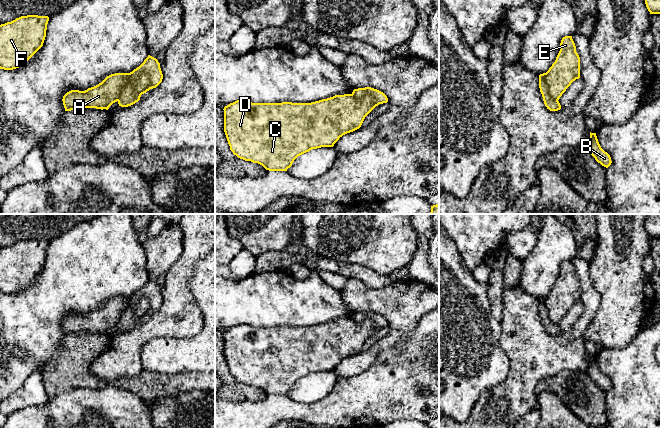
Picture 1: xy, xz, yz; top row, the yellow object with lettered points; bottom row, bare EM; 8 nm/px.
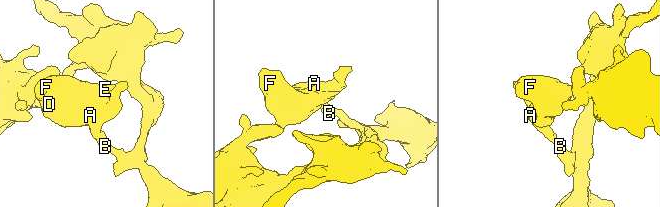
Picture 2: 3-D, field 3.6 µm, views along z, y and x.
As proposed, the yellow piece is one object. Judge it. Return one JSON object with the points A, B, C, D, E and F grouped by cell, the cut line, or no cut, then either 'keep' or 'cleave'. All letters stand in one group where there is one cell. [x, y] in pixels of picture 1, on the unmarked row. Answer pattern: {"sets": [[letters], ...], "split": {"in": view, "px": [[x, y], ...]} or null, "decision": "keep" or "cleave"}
{"sets": [["A", "C", "D", "E", "F"], ["B"]], "split": {"in": "xy", "px": [[144, 297], [135, 305], [135, 315], [138, 318]]}, "decision": "cleave"}

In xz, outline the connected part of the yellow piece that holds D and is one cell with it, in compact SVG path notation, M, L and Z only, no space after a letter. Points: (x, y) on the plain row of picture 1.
M352 318L335 319L333 321L322 323L319 325L311 327L292 327L292 326L282 326L282 327L252 327L247 324L237 324L233 327L224 331L224 356L230 370L230 374L238 382L245 385L251 385L253 387L258 387L262 389L266 394L269 395L287 395L288 392L292 390L294 384L312 373L317 373L321 371L333 371L334 368L343 359L353 356L359 353L365 343L365 341L379 328L375 327L371 320L367 319L363 322L356 322Z

